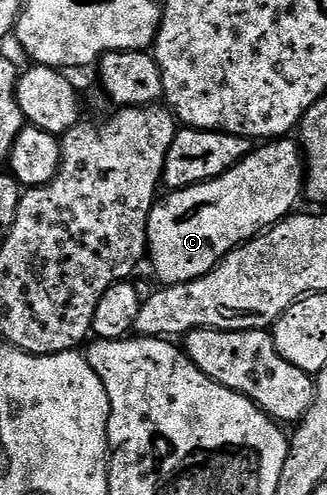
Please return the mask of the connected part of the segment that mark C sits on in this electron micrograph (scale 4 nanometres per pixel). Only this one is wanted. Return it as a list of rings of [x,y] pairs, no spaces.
[[[293,137],[276,138],[267,141],[259,148],[251,149],[250,155],[240,164],[236,164],[228,172],[216,176],[207,182],[189,186],[183,190],[169,191],[161,200],[155,201],[150,210],[146,225],[146,248],[148,263],[154,269],[163,287],[184,284],[188,280],[196,280],[214,269],[219,260],[228,256],[238,246],[269,230],[271,226],[281,222],[283,218],[295,213],[294,206],[304,194],[304,155],[301,145],[293,142]]]

